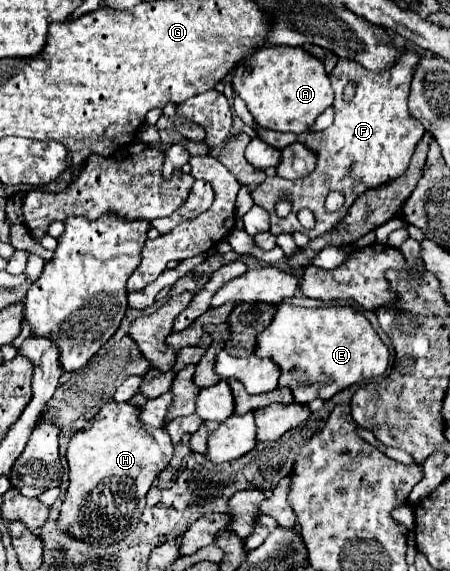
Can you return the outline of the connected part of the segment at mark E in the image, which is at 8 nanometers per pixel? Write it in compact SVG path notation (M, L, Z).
M288 302L278 304L276 318L260 334L256 352L262 358L272 356L280 364L280 386L288 386L300 404L314 398L328 400L352 384L372 380L384 374L390 362L388 346L360 312L352 308L298 308Z

